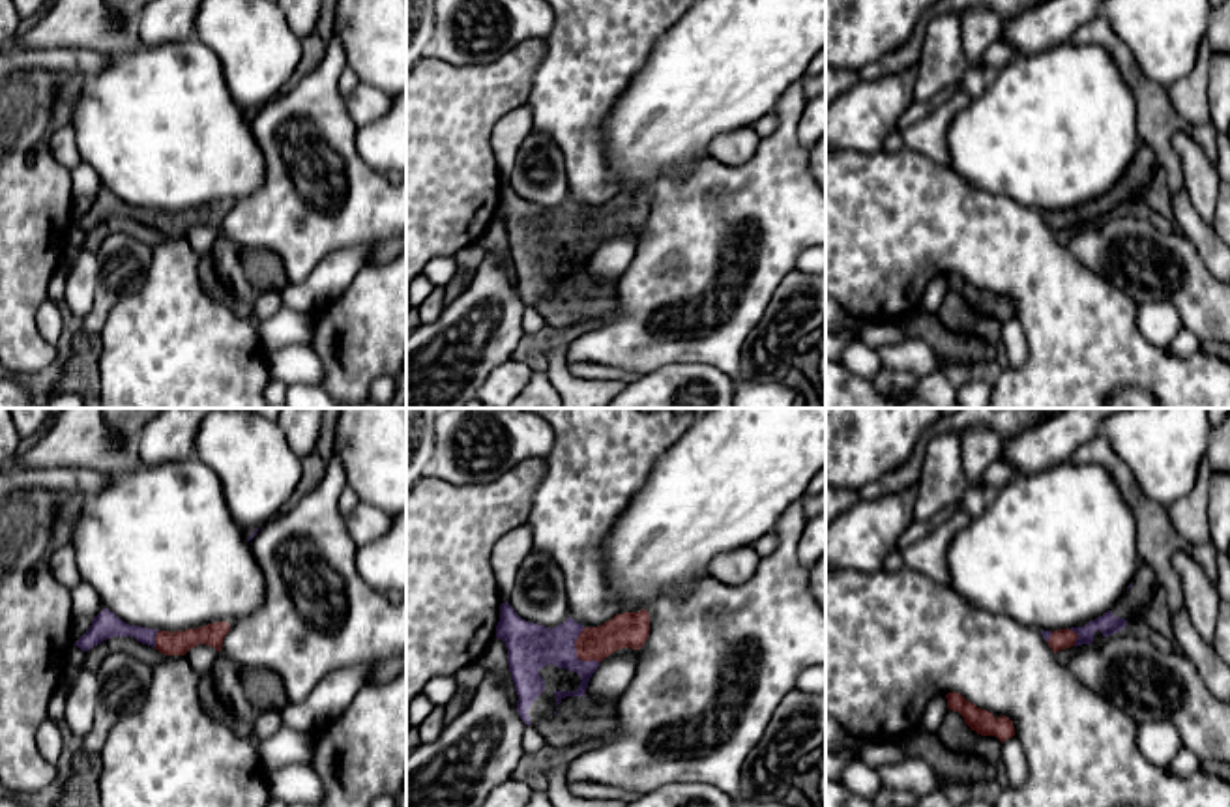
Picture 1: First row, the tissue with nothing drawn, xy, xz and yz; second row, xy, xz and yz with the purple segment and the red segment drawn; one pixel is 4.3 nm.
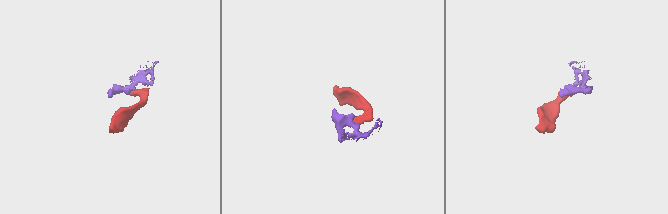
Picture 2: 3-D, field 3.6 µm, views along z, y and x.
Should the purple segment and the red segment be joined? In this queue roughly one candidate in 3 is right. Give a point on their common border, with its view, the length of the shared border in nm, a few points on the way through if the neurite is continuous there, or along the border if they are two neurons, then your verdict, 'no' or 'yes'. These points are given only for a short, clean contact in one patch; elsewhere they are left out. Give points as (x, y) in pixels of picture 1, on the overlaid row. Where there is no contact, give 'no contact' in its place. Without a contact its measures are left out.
contact xz (575, 654); length 170 nm; way xz (530, 646), (568, 646), (575, 654), (628, 630); yes

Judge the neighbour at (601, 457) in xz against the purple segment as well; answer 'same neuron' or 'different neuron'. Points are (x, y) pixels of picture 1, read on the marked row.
different neuron

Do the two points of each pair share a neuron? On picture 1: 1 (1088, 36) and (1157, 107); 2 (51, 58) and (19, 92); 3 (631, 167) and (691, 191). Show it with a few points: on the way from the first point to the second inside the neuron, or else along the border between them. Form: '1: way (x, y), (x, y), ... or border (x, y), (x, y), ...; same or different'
1: way (1109, 42), (1122, 55), (1127, 75), (1139, 87); same
2: border (19, 68), (47, 68), (64, 73); different
3: border (699, 161), (680, 176), (661, 176), (650, 199); different

